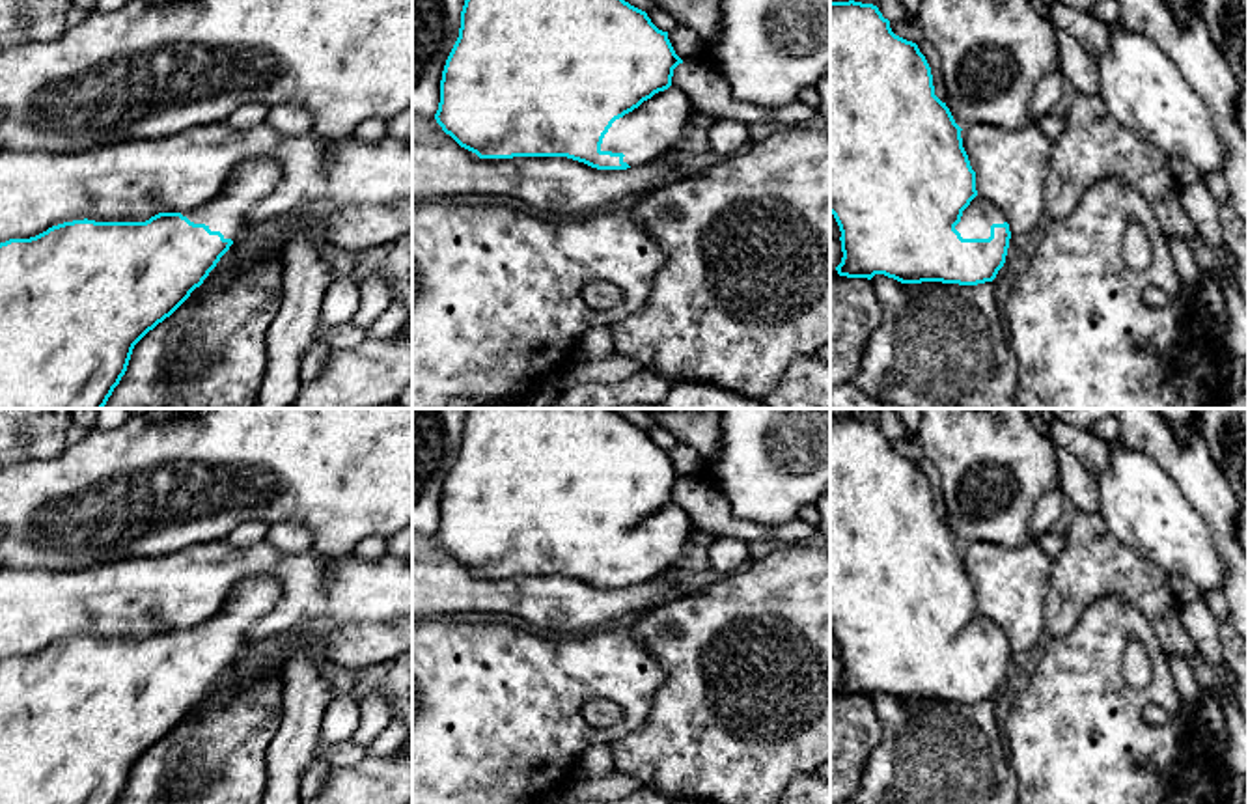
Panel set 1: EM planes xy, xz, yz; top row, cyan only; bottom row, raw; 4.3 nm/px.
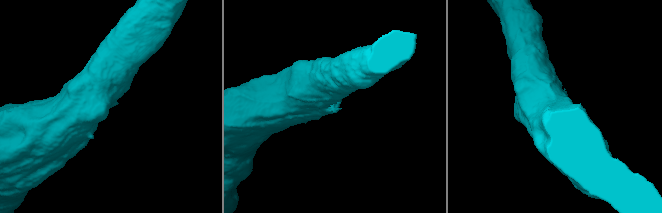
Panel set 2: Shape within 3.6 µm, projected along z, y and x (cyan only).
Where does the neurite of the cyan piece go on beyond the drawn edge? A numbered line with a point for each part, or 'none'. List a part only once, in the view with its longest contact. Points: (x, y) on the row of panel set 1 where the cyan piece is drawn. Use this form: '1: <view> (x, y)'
1: xz (648, 133)

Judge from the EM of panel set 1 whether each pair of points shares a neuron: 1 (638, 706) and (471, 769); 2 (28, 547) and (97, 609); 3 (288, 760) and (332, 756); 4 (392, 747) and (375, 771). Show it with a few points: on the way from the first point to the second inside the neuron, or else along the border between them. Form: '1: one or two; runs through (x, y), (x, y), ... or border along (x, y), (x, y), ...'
1: one; runs through (597, 685), (554, 685), (512, 728)
2: two; border along (99, 564), (66, 571), (19, 569)
3: one; runs through (299, 754), (321, 754)
4: two; border along (370, 754), (392, 756)

